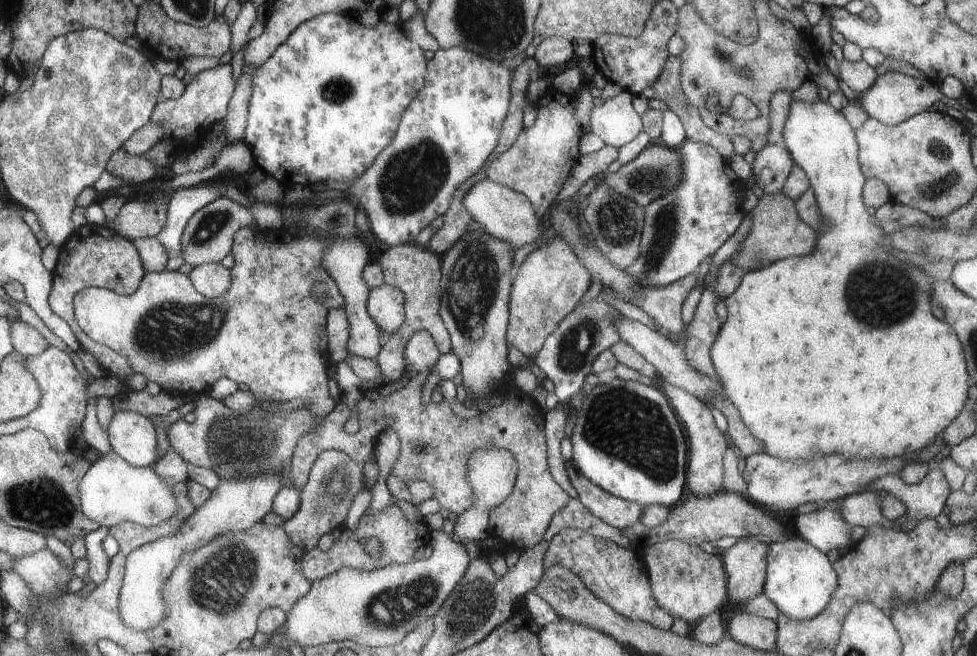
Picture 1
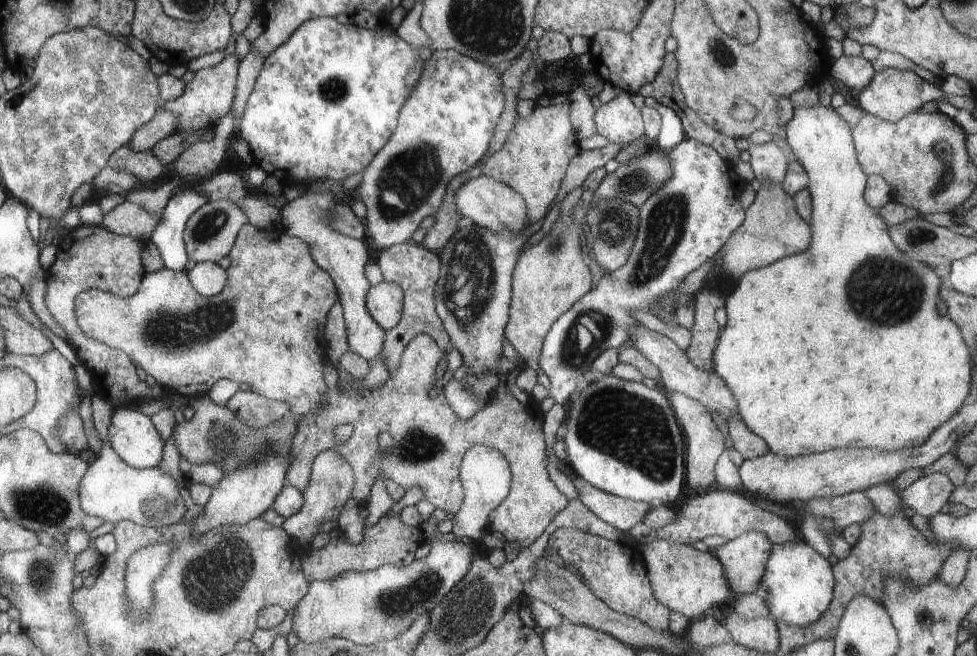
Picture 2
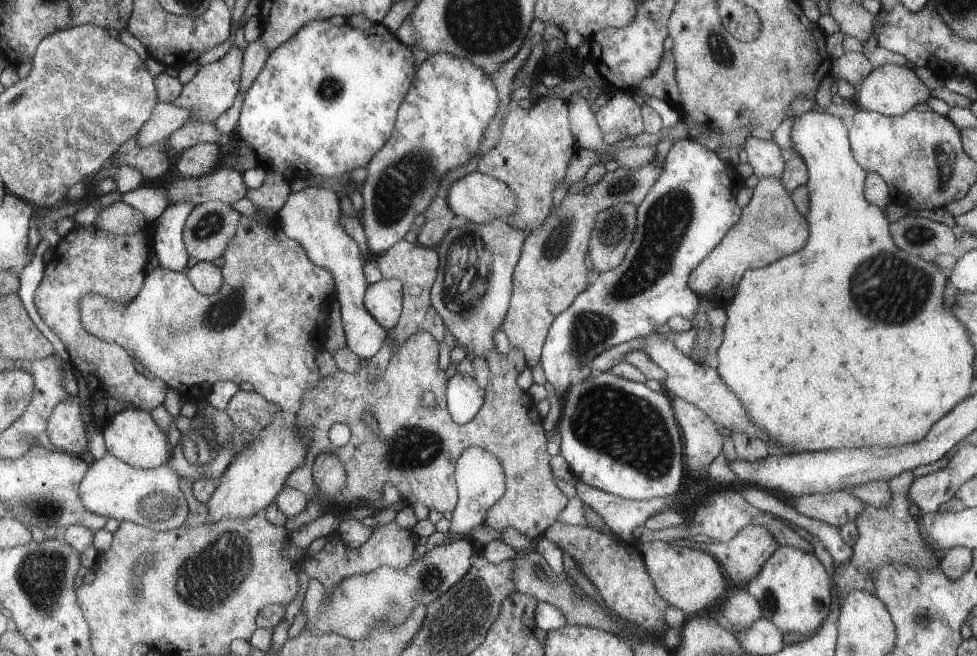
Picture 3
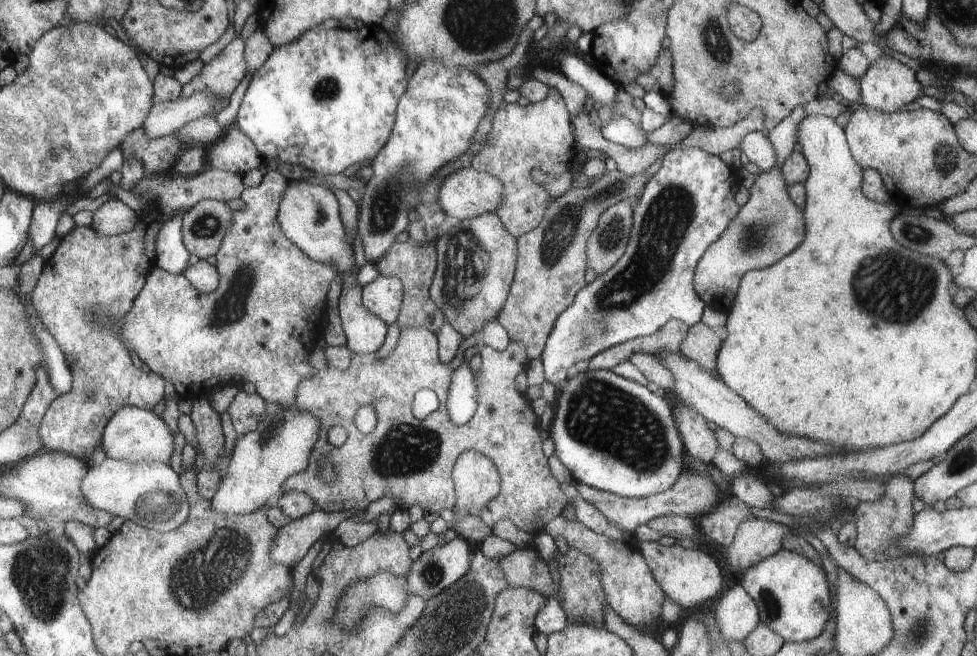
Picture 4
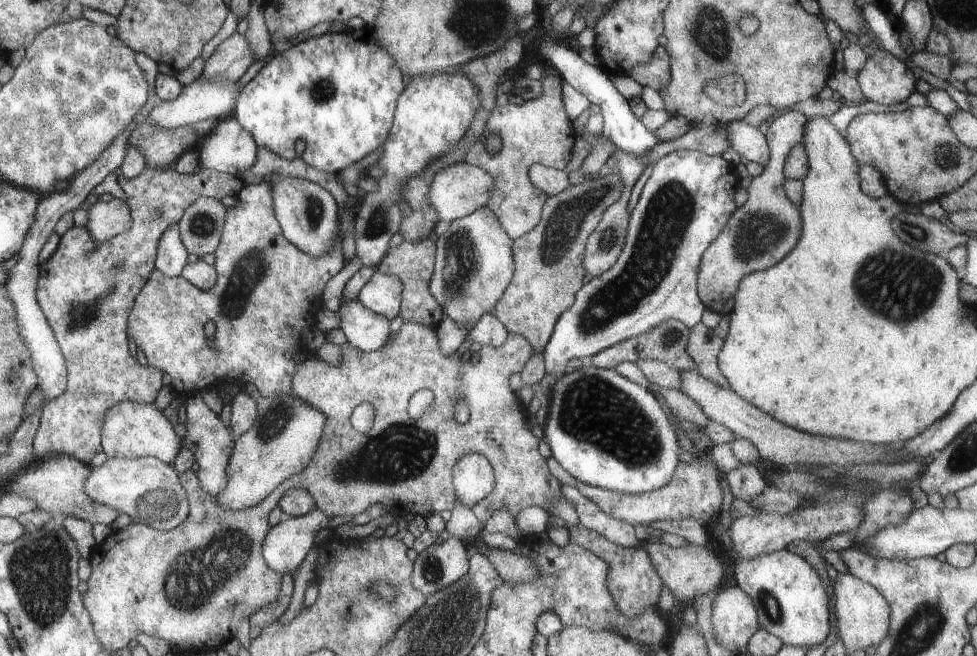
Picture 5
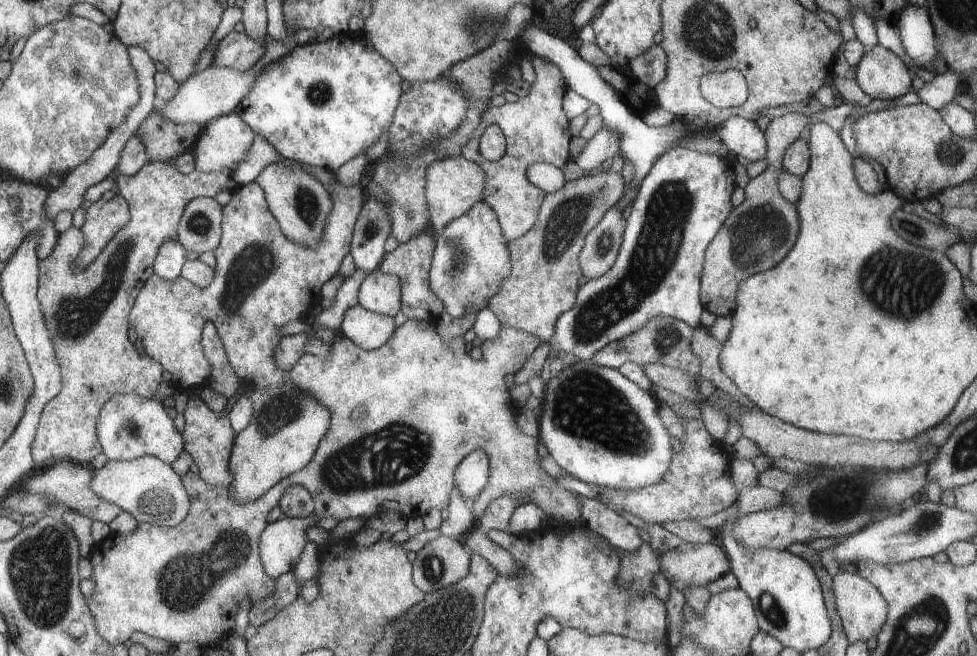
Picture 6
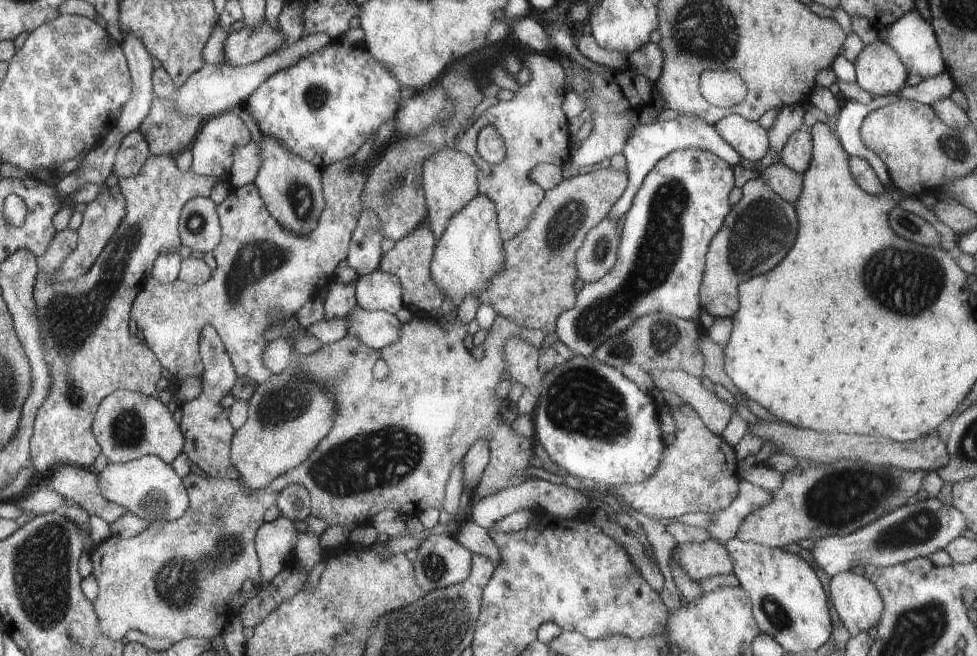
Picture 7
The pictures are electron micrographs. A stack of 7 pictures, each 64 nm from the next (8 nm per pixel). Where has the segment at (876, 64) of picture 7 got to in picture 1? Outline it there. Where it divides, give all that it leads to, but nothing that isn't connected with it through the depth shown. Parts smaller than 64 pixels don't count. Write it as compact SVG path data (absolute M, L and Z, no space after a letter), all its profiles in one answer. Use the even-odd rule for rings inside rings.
M885 72L885 74L877 76L873 86L859 100L859 104L869 114L869 118L875 118L875 120L883 122L885 126L897 126L897 124L905 122L907 118L925 112L927 106L931 106L933 102L951 104L951 100L947 100L947 96L941 94L937 84L931 84L929 80L917 80L917 78L899 74L899 72Z

